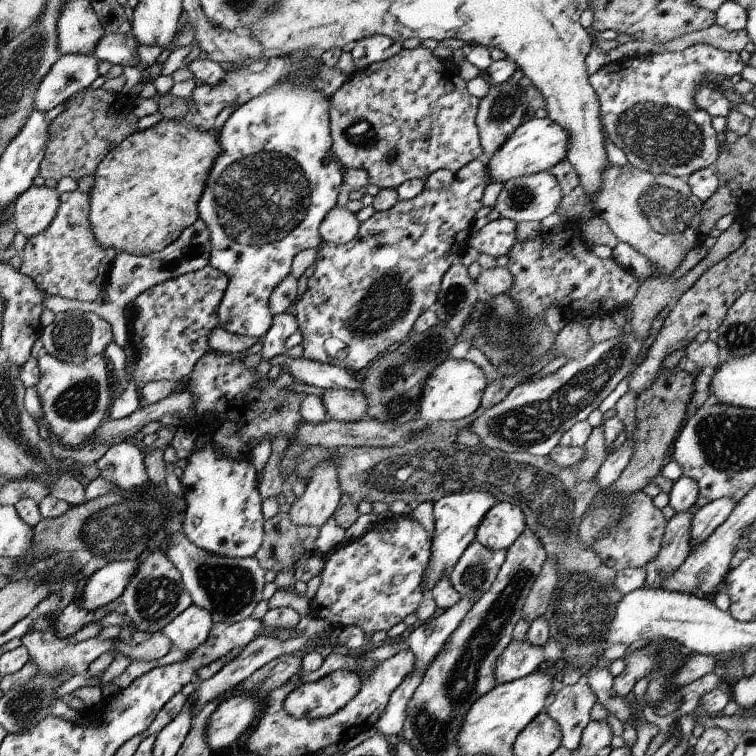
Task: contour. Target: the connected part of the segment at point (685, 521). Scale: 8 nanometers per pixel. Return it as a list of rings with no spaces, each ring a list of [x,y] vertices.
[[[695,503],[688,512],[676,512],[667,521],[660,556],[655,560],[658,572],[670,574],[672,570],[678,570],[678,566],[686,560],[688,554],[692,551],[690,522],[692,522],[692,516],[698,510],[700,510],[700,507]]]

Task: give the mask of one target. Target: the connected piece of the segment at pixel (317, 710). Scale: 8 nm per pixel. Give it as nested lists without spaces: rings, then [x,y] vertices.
[[[336,670],[325,678],[292,690],[292,694],[284,700],[284,710],[288,710],[288,714],[292,714],[294,718],[326,718],[336,714],[336,710],[344,708],[358,692],[360,692],[360,678],[350,670]]]

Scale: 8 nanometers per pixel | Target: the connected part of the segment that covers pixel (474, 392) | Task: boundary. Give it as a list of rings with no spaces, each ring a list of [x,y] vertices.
[[[446,360],[434,368],[422,386],[419,419],[426,422],[458,422],[474,414],[481,406],[482,396],[488,384],[485,373],[468,360]]]

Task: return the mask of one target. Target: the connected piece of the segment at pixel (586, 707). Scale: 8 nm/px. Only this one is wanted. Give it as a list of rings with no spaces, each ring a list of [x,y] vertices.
[[[583,674],[574,686],[560,685],[545,708],[544,713],[560,726],[562,746],[568,751],[576,750],[580,745],[582,732],[591,722],[591,710],[597,701]]]

